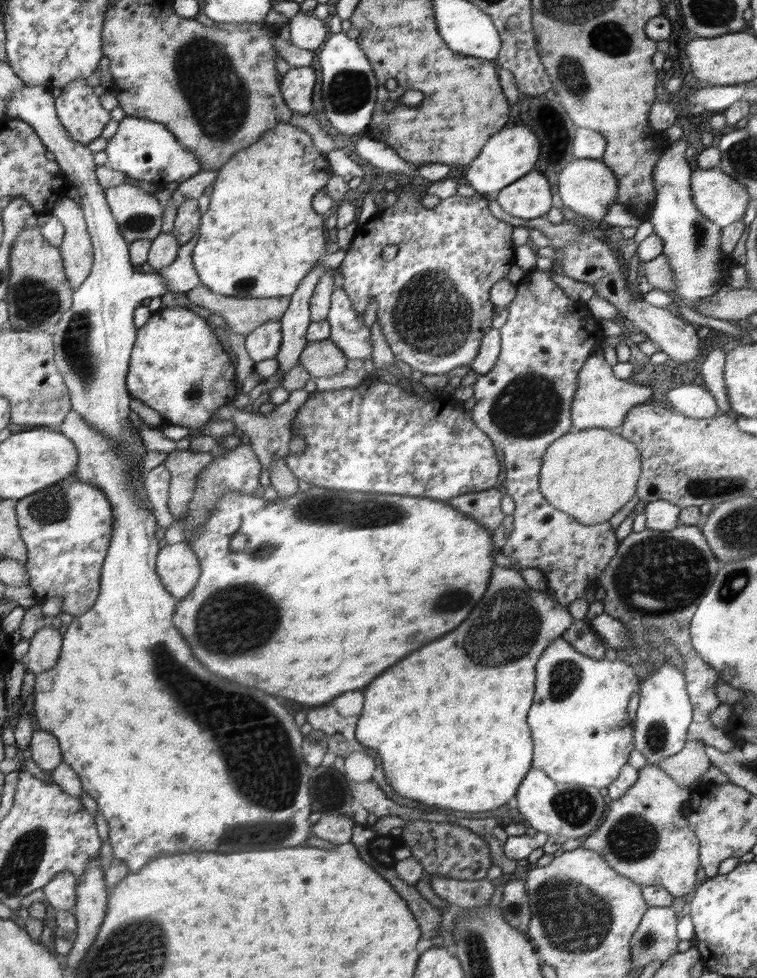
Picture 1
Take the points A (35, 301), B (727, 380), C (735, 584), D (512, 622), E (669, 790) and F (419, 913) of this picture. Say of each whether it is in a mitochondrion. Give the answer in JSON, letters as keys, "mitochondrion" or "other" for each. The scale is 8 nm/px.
{"A":"mitochondrion","B":"other","C":"mitochondrion","D":"mitochondrion","E":"other","F":"other"}

